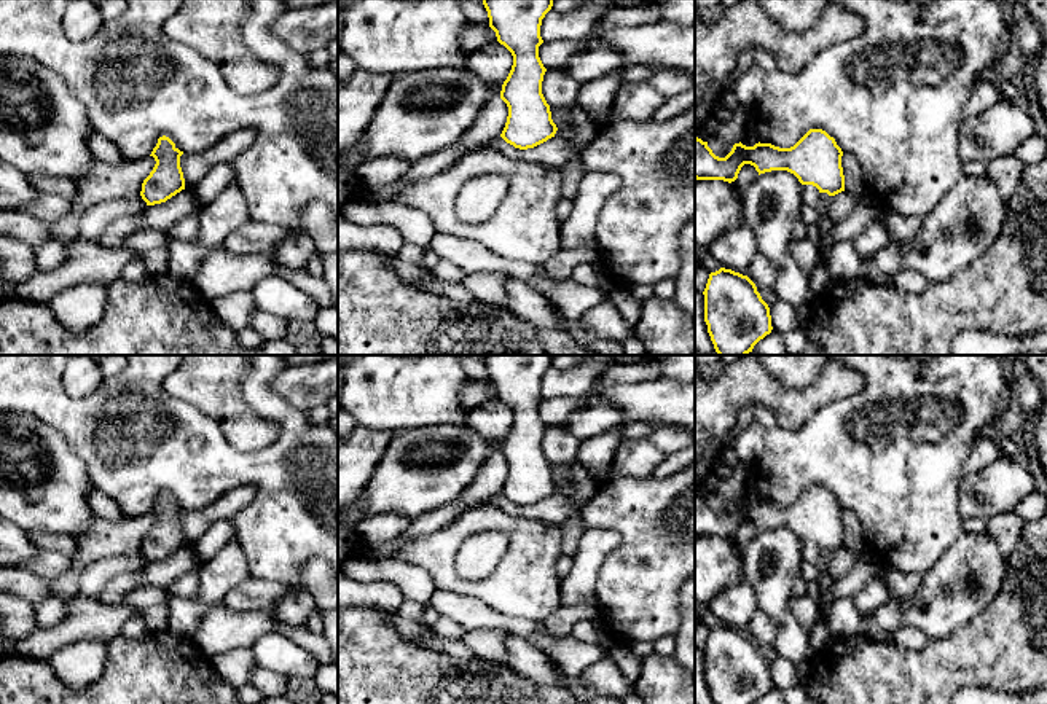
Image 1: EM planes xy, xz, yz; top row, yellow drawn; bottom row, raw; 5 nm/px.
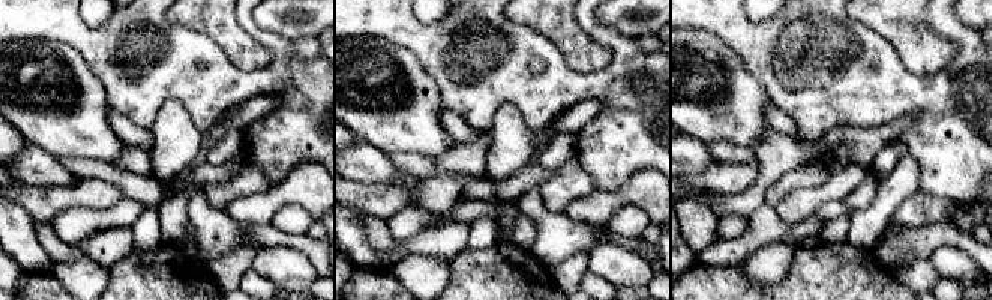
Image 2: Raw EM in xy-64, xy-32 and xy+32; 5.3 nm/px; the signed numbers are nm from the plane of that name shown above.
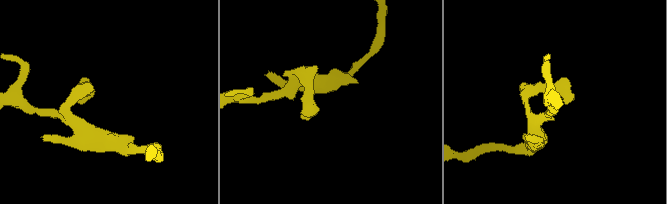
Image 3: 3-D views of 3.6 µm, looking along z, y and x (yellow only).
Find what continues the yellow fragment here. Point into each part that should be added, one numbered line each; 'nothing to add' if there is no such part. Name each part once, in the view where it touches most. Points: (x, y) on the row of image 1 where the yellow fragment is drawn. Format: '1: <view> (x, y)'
nothing to add

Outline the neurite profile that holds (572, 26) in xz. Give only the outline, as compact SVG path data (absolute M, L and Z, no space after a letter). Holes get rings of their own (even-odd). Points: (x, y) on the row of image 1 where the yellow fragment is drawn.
M590 0L567 13L550 10L542 19L540 37L548 43L580 41L610 8L610 0Z

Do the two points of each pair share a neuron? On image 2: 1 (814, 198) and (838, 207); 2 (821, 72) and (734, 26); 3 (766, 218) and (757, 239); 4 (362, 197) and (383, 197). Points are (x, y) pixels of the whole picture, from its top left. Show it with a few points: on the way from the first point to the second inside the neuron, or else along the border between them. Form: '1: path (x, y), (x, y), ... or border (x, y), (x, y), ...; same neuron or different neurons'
1: border (842, 200), (829, 200), (814, 213); different neurons
2: path (800, 65), (788, 53), (769, 50), (755, 42); same neuron
3: path (766, 222), (757, 234); same neuron
4: path (366, 197), (378, 197); same neuron

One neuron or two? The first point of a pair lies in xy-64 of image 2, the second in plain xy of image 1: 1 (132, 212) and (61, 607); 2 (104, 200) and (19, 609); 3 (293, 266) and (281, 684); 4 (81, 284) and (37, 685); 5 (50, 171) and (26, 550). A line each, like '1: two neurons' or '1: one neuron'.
1: one neuron
2: two neurons
3: two neurons
4: two neurons
5: one neuron

